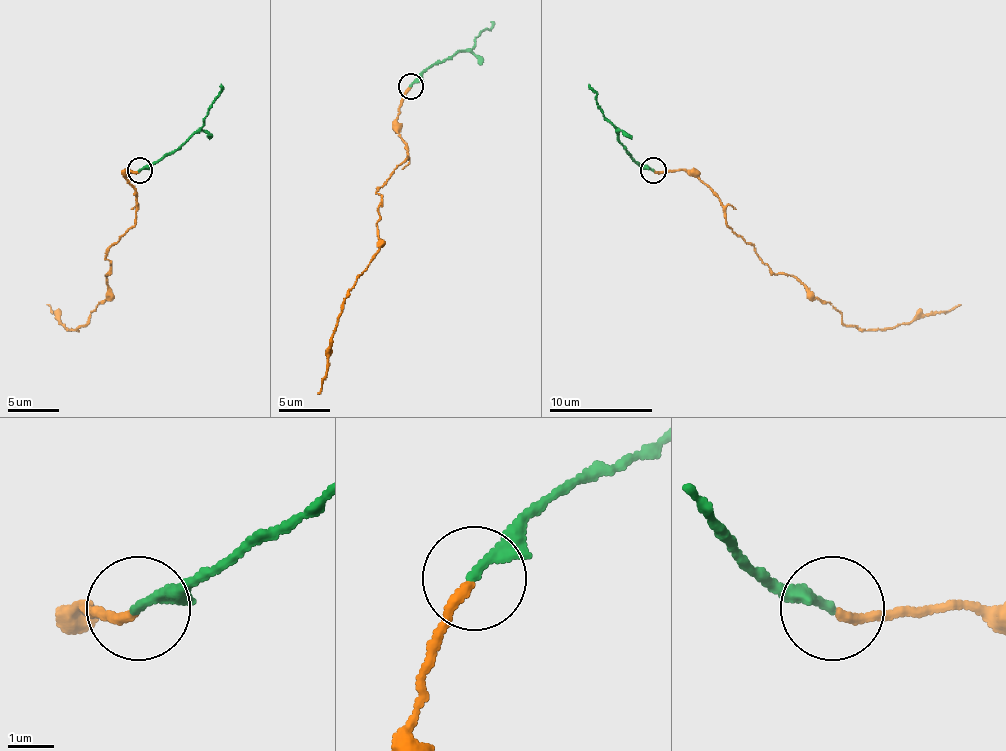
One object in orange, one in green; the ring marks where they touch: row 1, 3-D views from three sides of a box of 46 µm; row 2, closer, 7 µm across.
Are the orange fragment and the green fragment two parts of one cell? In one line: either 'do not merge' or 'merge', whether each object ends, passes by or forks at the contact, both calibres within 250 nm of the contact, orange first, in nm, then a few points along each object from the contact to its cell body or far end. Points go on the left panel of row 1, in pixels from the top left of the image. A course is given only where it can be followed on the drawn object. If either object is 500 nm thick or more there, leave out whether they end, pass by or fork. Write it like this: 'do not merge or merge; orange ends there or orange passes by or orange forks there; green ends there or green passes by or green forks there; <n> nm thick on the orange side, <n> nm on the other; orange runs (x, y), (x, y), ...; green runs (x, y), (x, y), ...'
merge; orange ends there; green ends there; 200 nm thick on the orange side, 220 nm on the other; orange runs (139, 171), (126, 171), (136, 199), (134, 225), (108, 251), (108, 295), (85, 326), (67, 328), (46, 305); green runs (139, 171), (175, 153), (203, 124), (222, 83)

